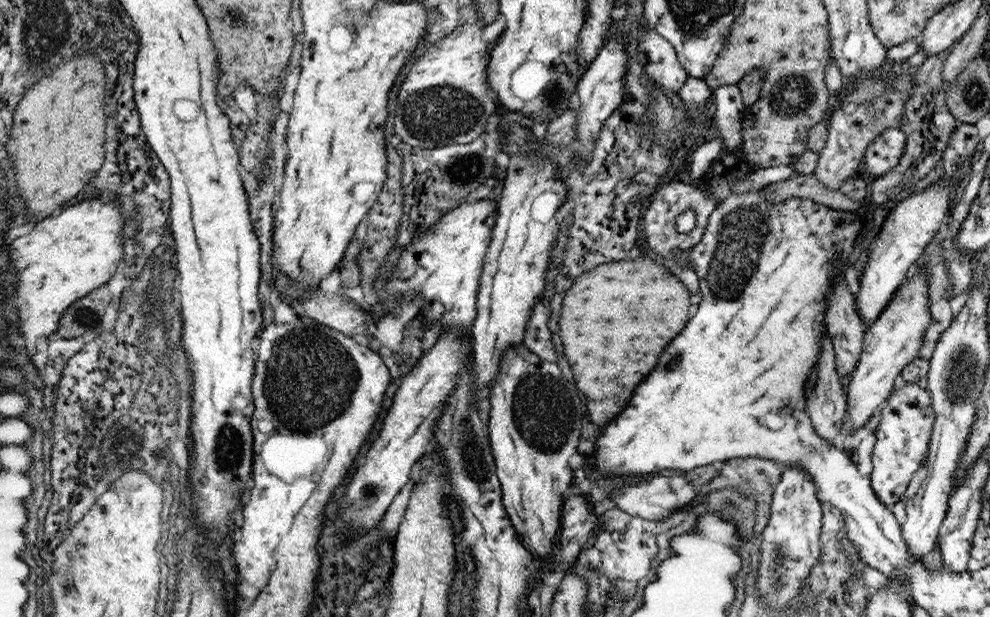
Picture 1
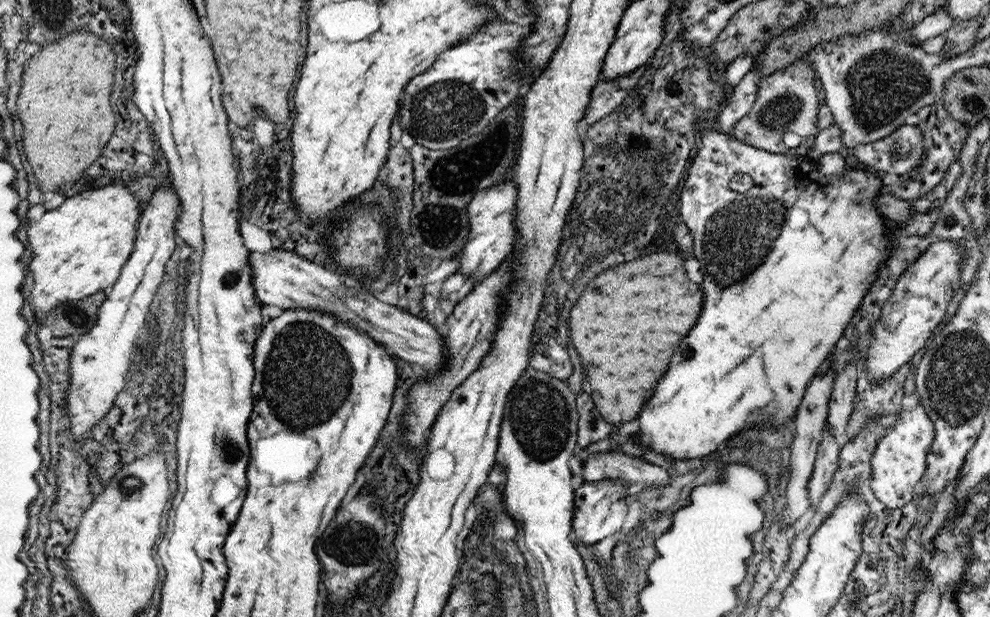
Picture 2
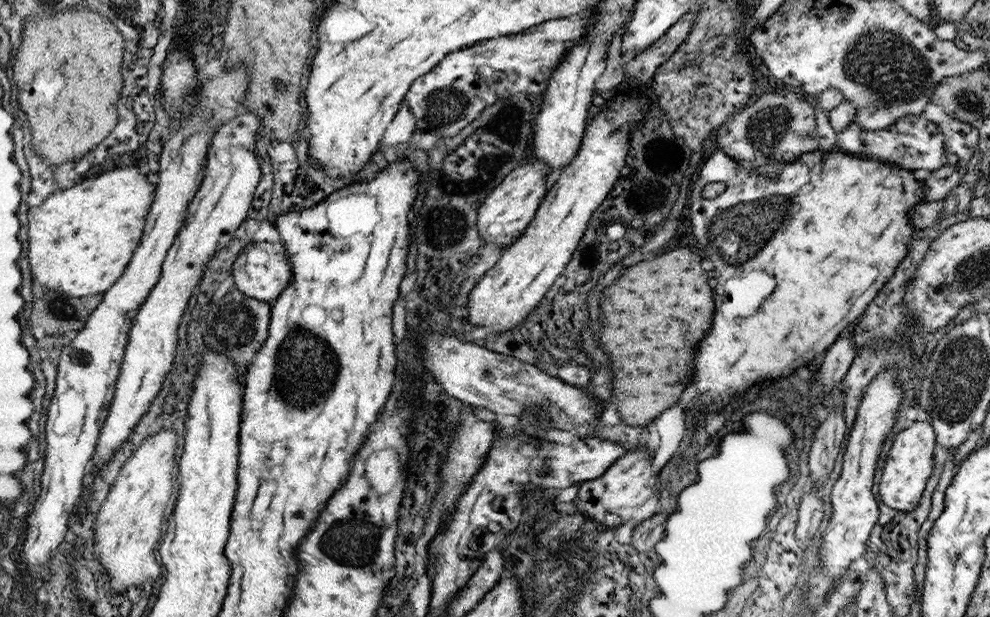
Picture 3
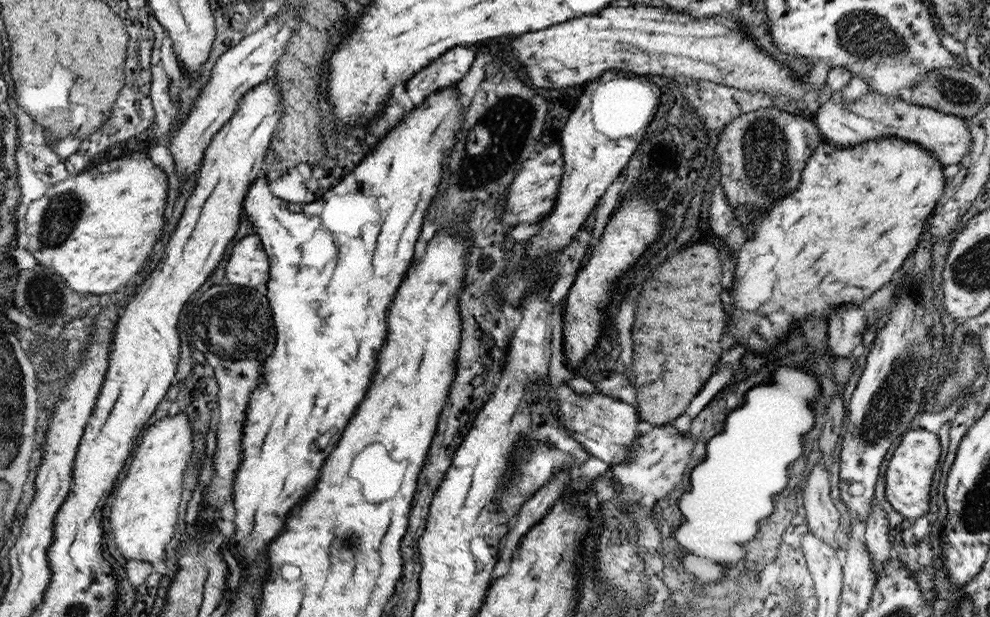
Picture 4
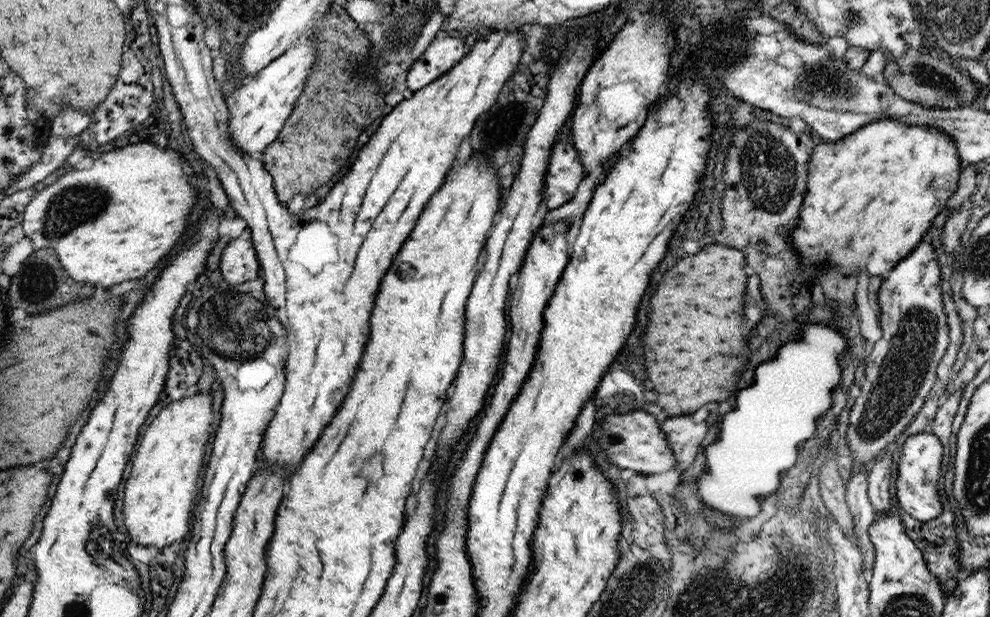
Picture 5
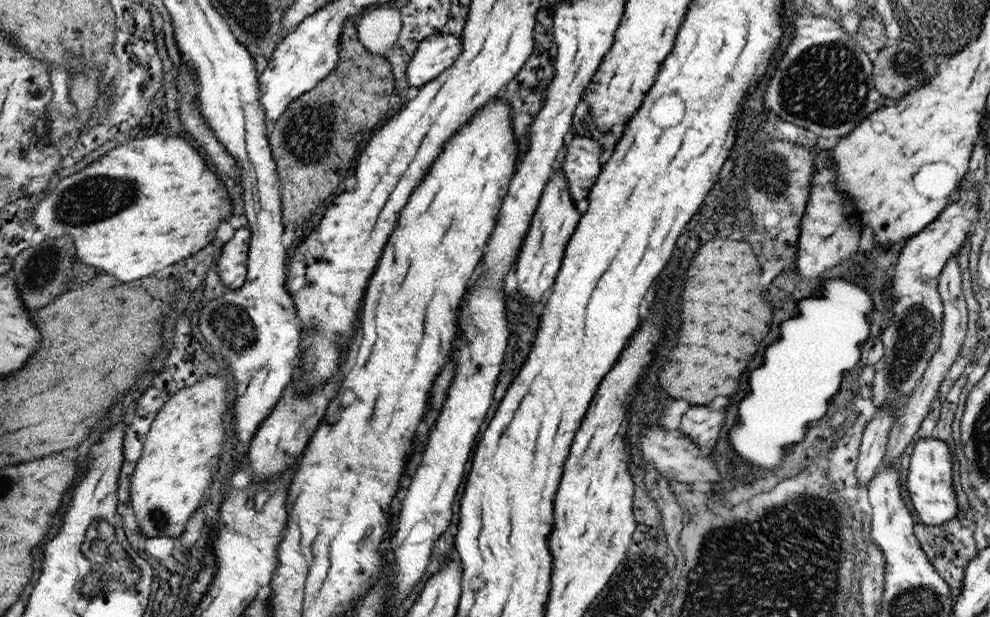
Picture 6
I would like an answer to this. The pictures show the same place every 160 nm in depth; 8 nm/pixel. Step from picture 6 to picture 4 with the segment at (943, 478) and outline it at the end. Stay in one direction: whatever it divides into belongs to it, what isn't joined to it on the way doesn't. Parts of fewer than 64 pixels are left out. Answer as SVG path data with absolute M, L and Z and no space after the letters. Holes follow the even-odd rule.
M910 429L900 438L900 443L886 469L886 496L896 512L906 518L920 518L928 512L930 489L934 480L934 470L940 458L938 435L926 429Z

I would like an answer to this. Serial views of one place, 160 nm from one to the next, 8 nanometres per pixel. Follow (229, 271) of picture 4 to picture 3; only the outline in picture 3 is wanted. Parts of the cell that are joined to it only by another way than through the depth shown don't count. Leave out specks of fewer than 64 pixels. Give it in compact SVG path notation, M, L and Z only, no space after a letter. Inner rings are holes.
M268 241L248 243L236 258L231 268L234 276L234 286L250 298L272 303L281 296L282 292L290 286L294 272L293 264L290 264L288 250L285 245Z

